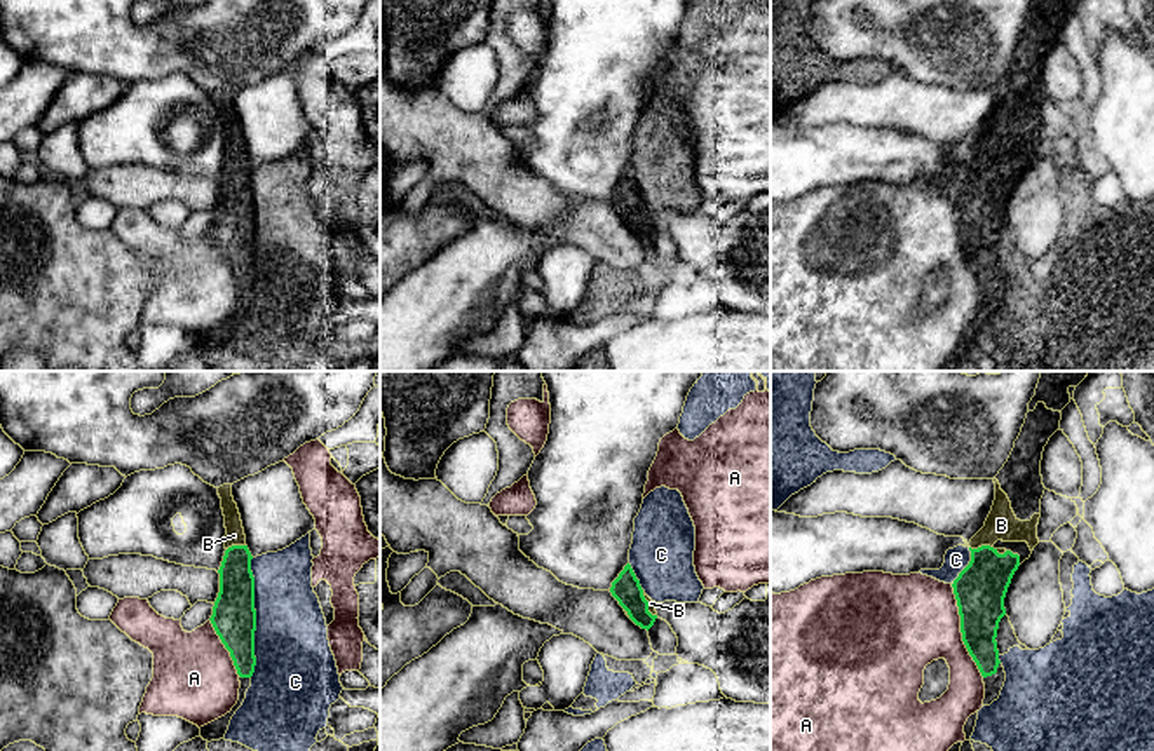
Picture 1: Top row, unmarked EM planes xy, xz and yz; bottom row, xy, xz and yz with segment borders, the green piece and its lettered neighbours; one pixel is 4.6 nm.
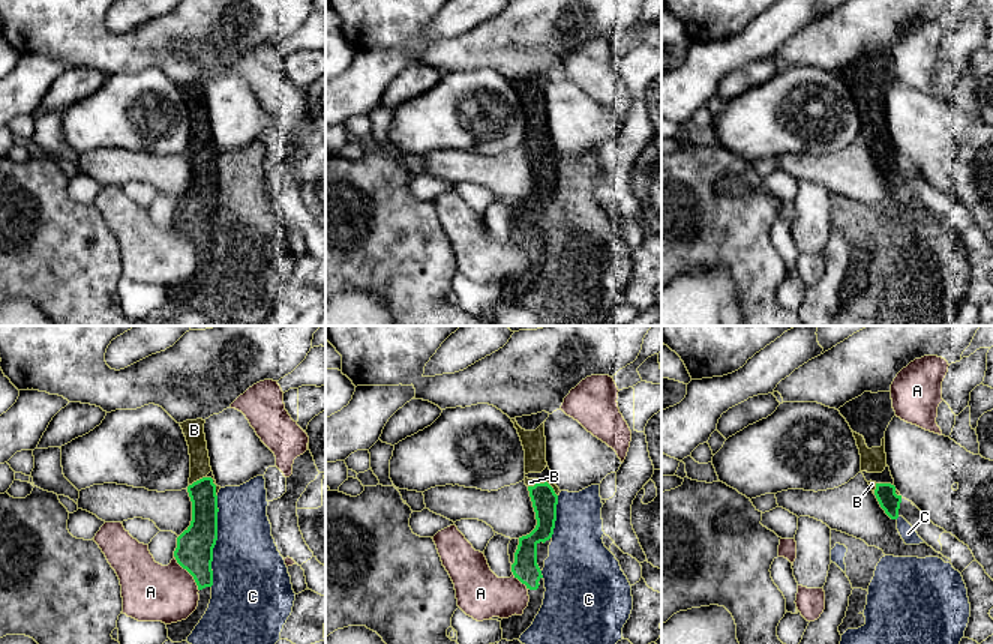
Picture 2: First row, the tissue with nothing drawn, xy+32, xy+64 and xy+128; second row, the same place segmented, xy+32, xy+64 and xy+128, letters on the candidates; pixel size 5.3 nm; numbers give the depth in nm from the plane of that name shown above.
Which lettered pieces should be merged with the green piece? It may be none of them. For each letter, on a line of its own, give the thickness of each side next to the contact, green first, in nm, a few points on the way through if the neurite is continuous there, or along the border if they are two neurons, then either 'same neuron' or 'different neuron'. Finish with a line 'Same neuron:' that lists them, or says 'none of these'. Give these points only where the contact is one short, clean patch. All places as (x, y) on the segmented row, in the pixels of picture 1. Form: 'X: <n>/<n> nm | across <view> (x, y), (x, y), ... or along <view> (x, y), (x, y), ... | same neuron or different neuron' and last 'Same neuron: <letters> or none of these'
A: 240/440 nm | different neuron
B: 240/140 nm | across yz (980, 589), (982, 546), (1001, 525) | same neuron
C: 200/340 nm | different neuron
Same neuron: B

